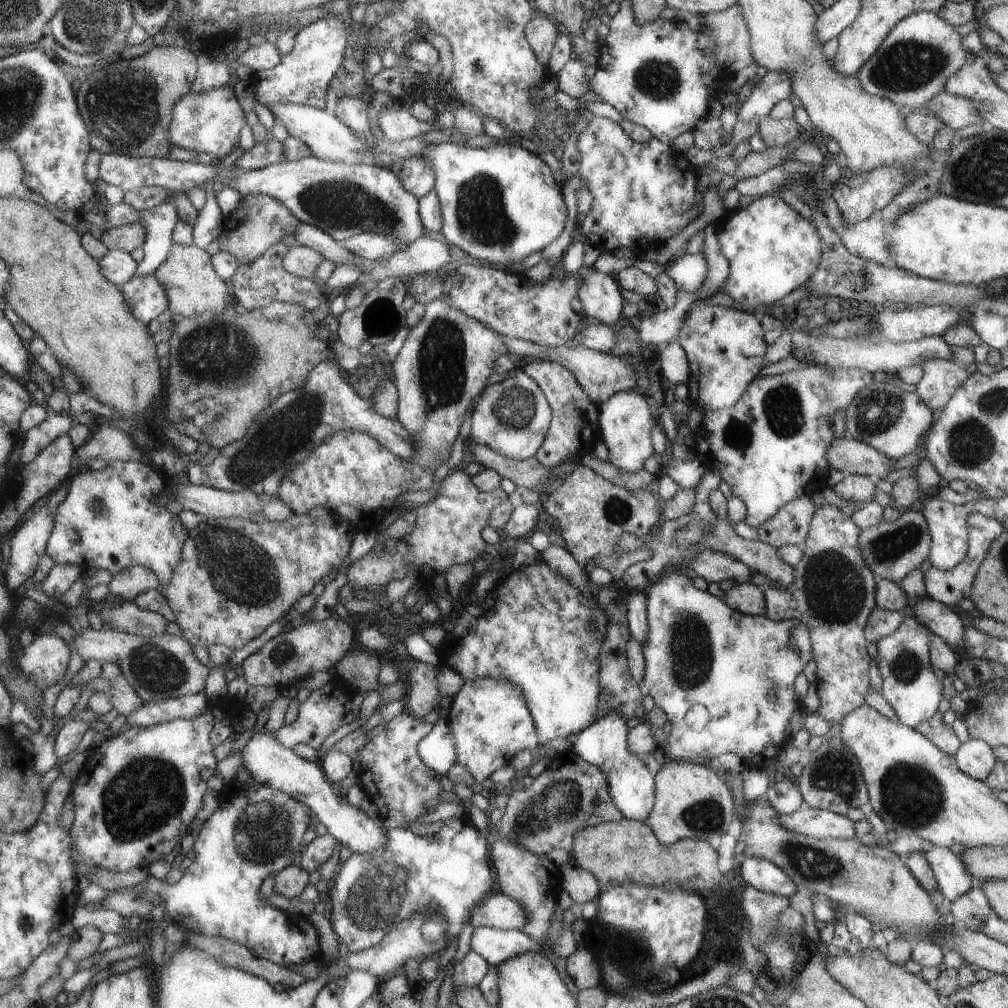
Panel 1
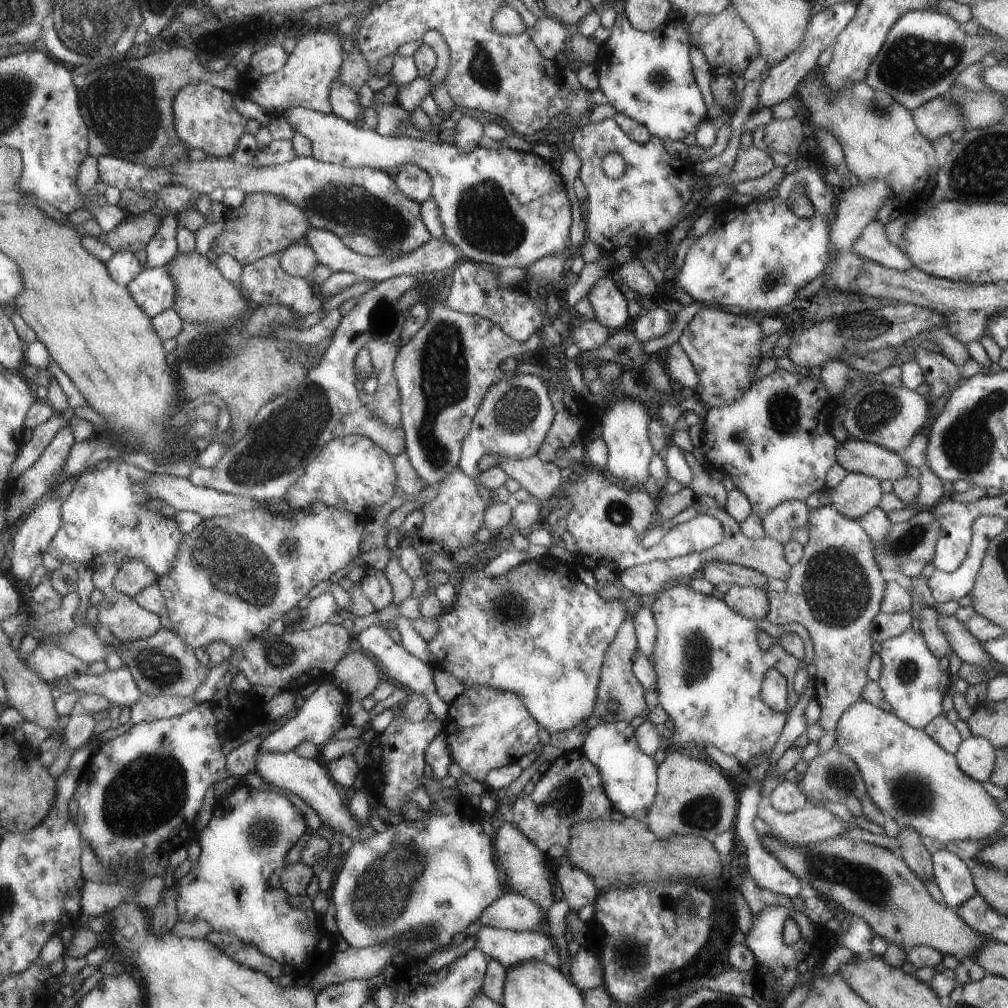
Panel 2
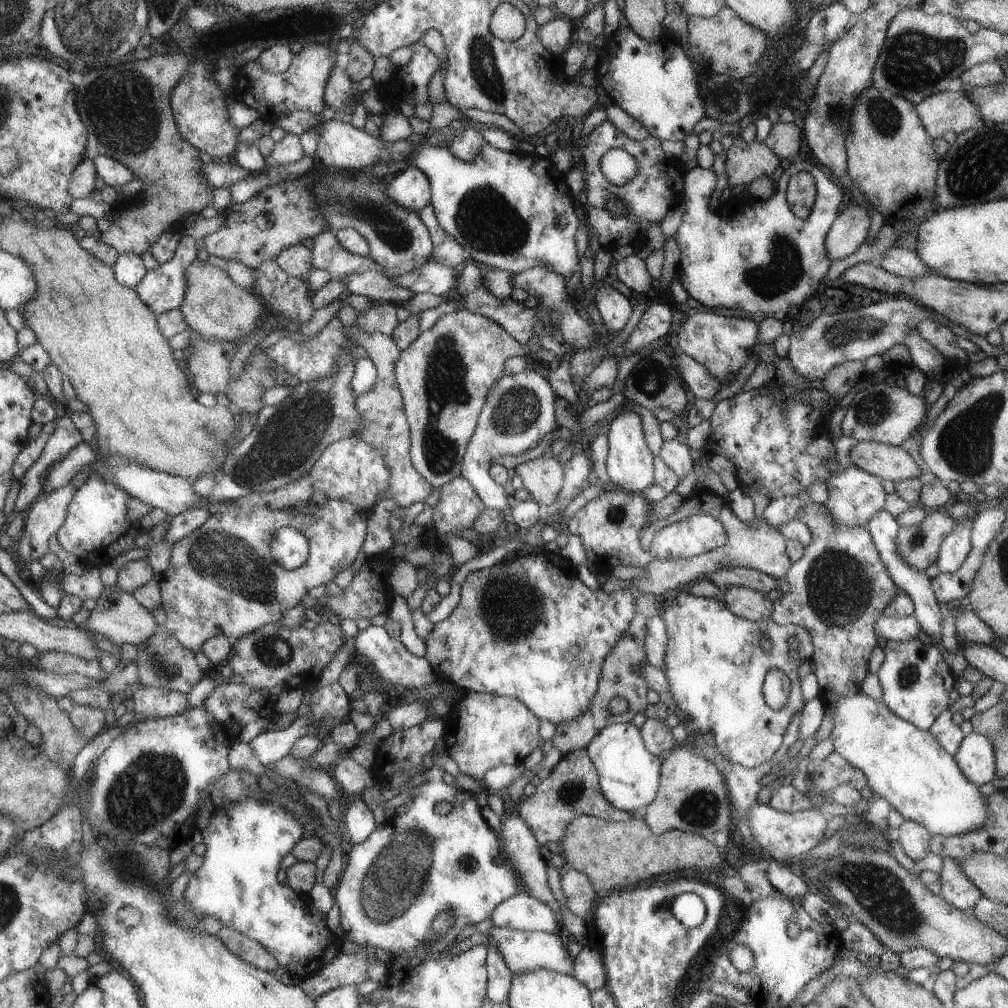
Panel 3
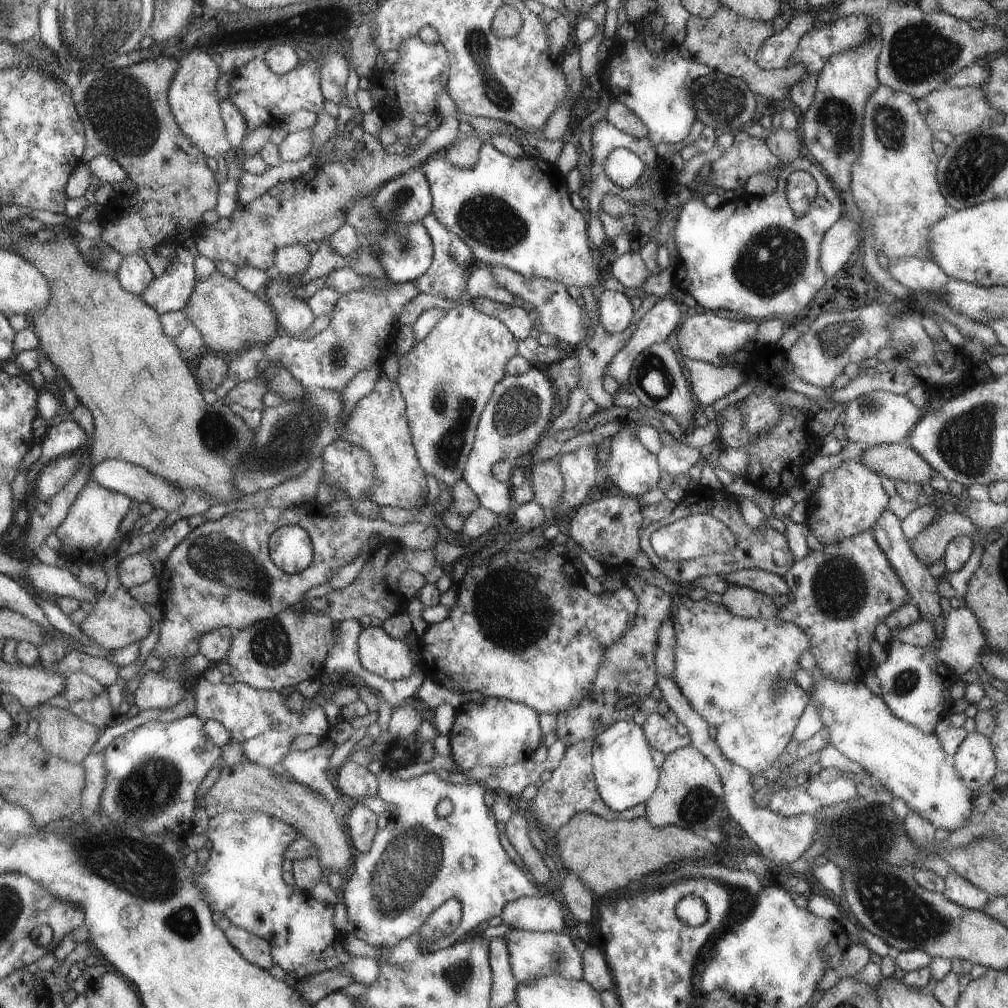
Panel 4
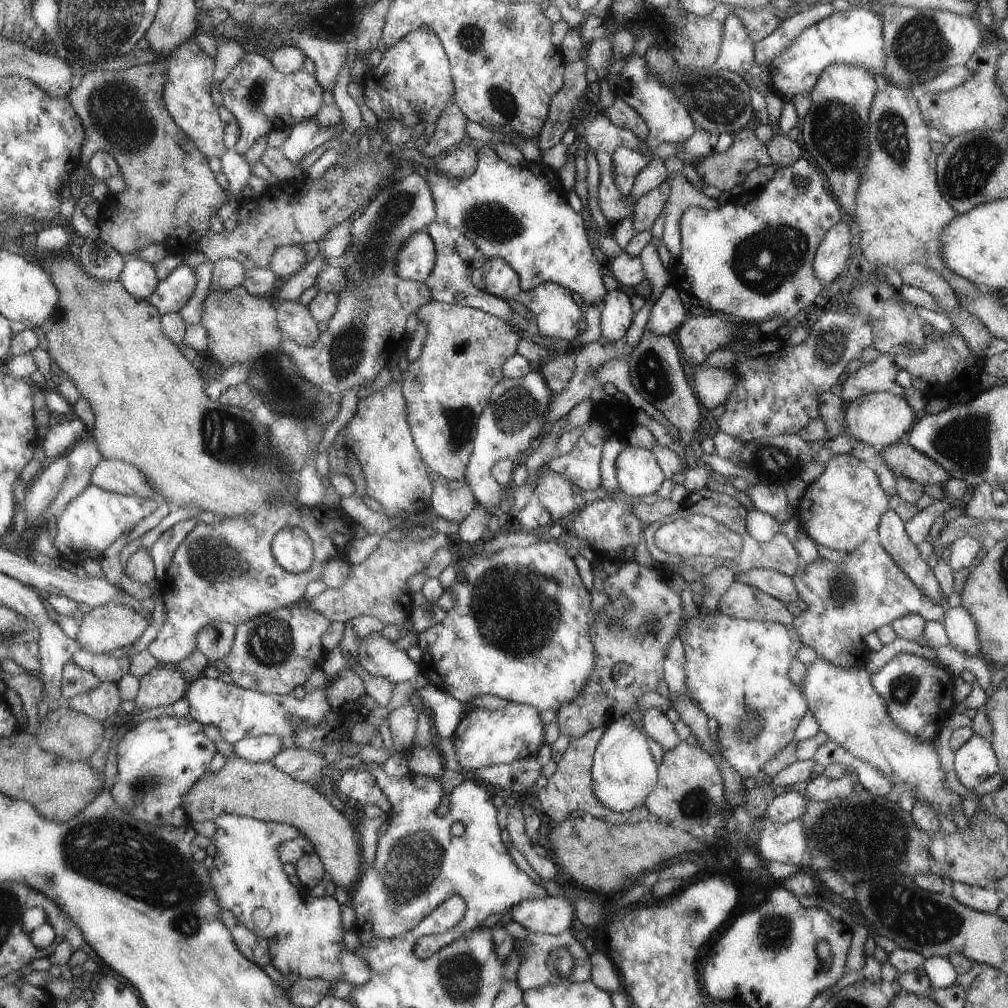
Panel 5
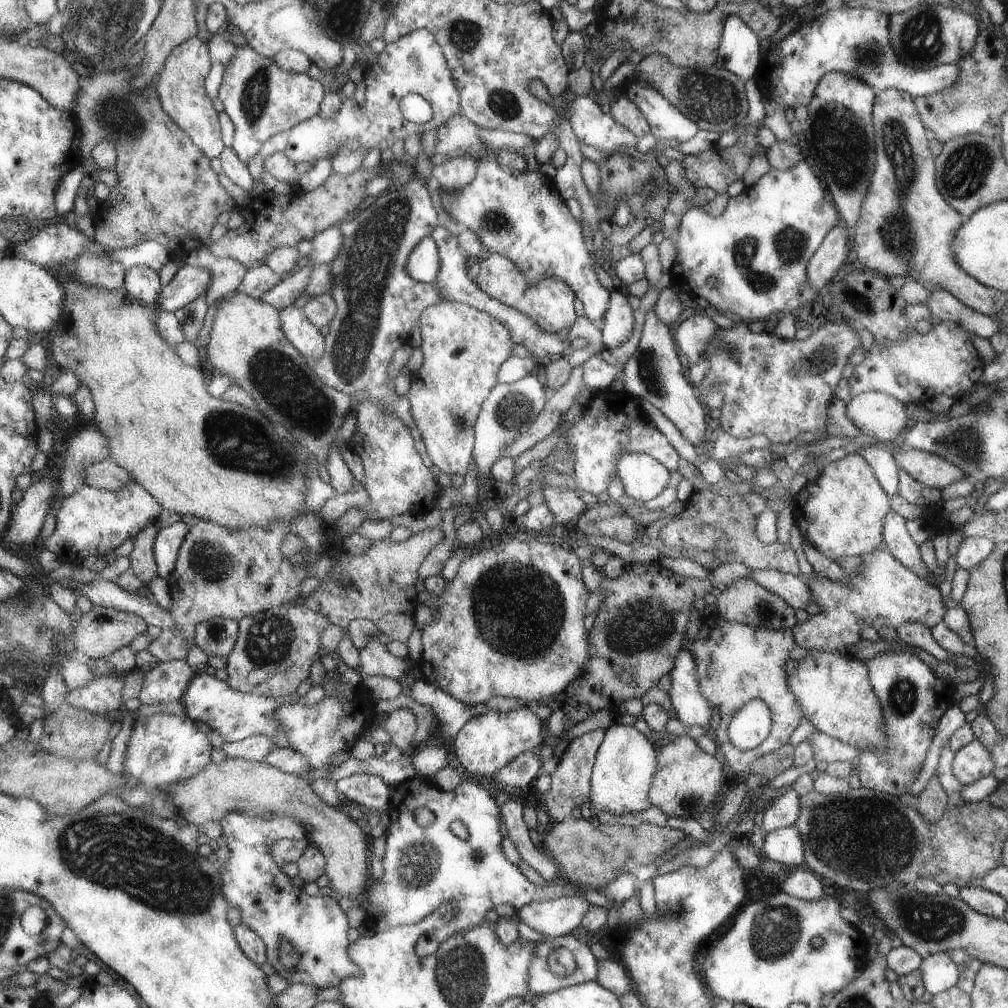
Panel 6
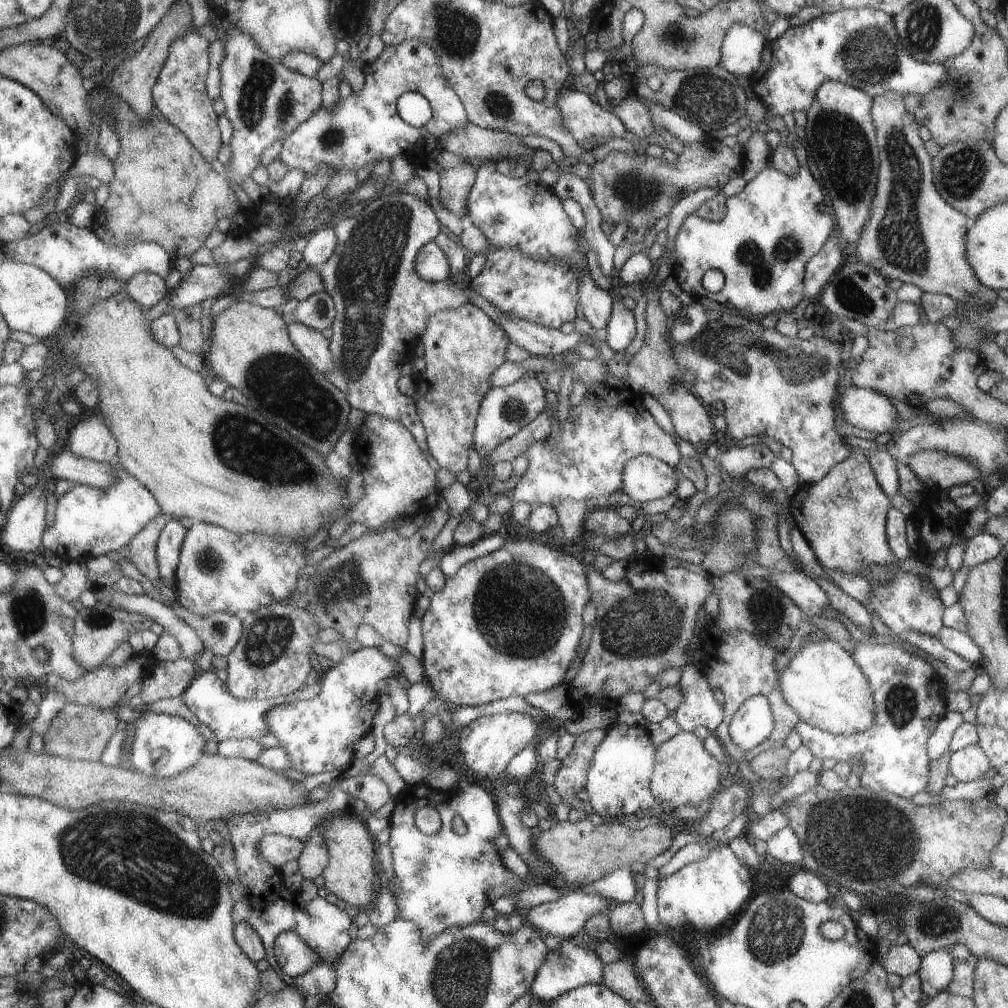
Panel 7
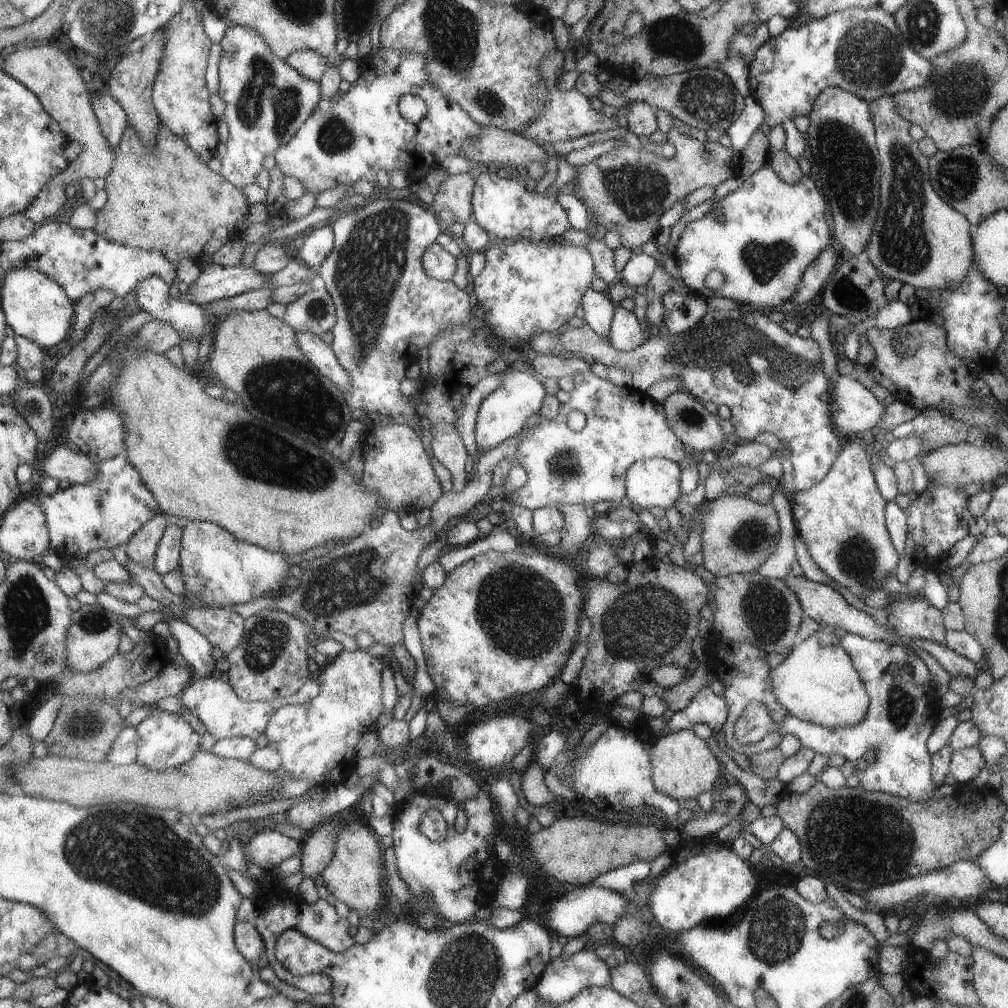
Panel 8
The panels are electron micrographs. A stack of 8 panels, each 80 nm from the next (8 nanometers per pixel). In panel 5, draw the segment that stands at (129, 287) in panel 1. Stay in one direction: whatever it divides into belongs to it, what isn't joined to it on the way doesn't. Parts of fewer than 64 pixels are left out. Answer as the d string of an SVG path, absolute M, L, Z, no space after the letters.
M182 262L165 279L159 281L148 301L162 314L179 313L194 297L198 288L198 272L189 263Z

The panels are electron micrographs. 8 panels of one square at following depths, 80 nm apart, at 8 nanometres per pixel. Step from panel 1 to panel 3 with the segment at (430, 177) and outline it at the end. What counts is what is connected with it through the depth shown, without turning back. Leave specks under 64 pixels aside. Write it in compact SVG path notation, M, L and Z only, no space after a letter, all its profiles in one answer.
M413 164L390 182L386 193L400 207L418 213L432 202L430 178Z

